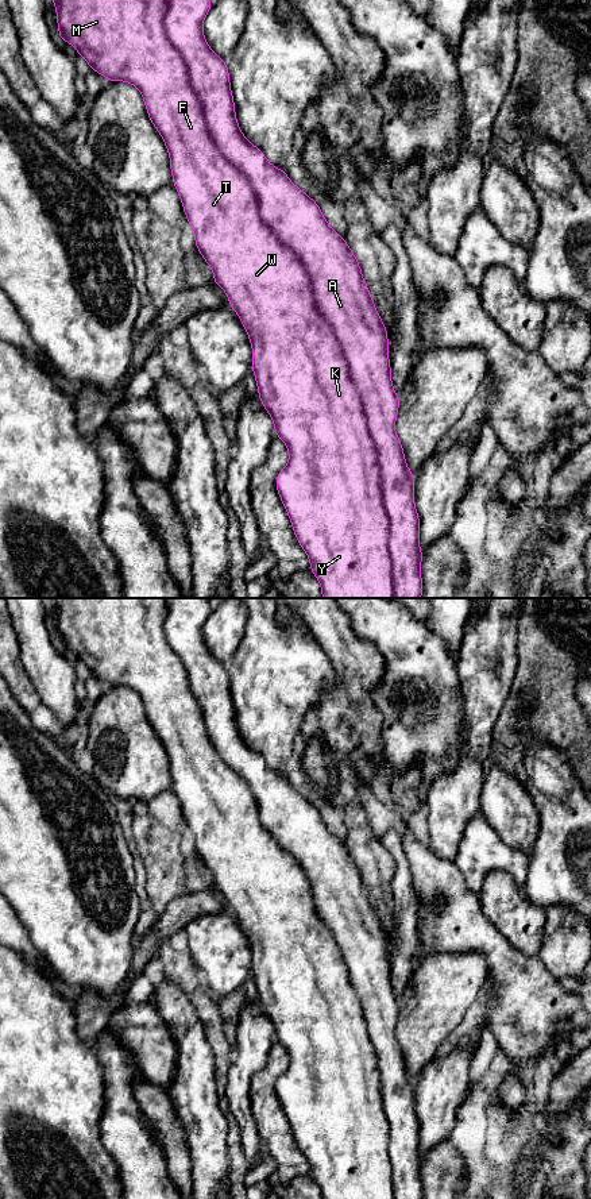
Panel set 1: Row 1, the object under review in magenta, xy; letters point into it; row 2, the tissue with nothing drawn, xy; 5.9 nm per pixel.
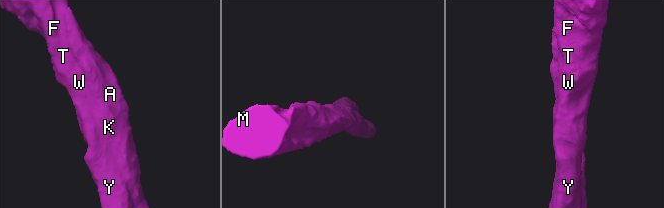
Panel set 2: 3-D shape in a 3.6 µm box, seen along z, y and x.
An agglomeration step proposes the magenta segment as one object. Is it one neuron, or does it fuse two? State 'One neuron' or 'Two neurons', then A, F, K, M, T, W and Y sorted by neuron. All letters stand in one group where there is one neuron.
One neuron. Groups: A F K M T W Y

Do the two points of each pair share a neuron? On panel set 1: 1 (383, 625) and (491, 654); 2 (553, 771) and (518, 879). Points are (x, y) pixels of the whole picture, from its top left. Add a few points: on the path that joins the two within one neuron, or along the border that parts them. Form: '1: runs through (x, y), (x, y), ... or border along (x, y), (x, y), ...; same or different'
1: border along (455, 659), (455, 670), (462, 690); different
2: border along (499, 837), (528, 856), (524, 886); different

